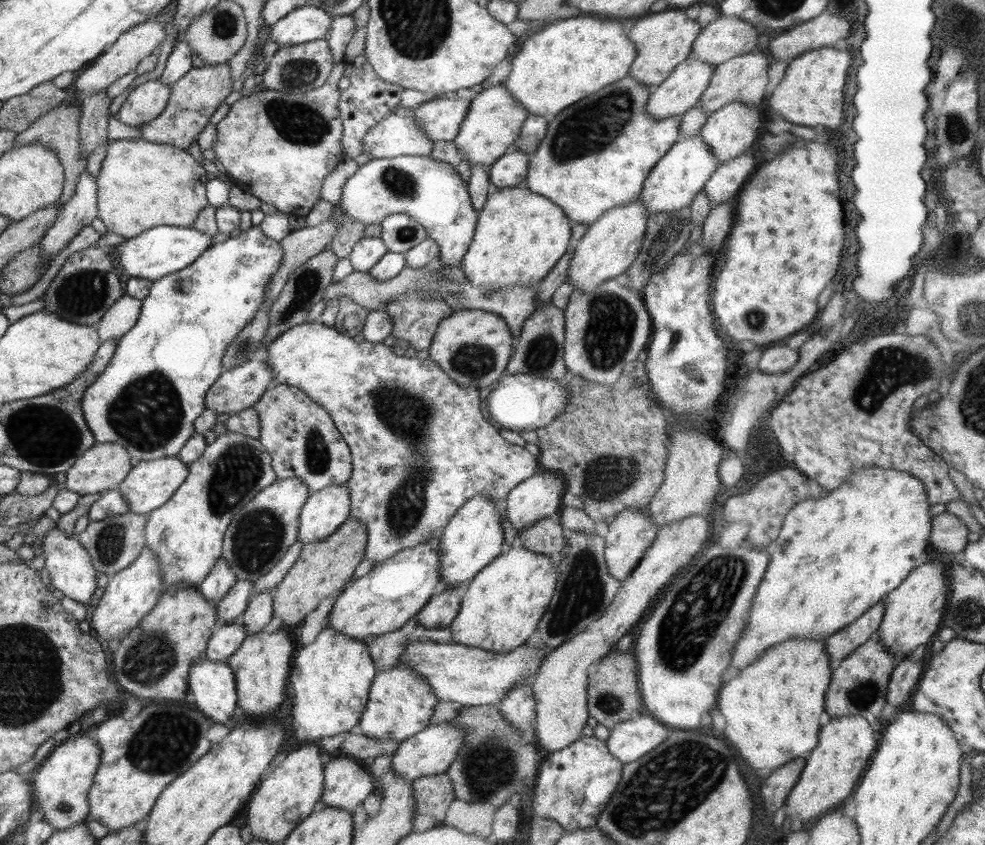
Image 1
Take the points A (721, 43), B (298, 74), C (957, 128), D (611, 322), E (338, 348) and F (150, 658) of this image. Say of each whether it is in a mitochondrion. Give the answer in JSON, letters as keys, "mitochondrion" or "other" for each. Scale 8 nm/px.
{"A":"other","B":"mitochondrion","C":"mitochondrion","D":"mitochondrion","E":"other","F":"mitochondrion"}

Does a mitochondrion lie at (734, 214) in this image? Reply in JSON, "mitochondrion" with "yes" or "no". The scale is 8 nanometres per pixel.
{"mitochondrion":"no"}

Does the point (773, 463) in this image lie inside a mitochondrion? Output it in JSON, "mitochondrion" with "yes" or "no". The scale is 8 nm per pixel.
{"mitochondrion":"no"}

